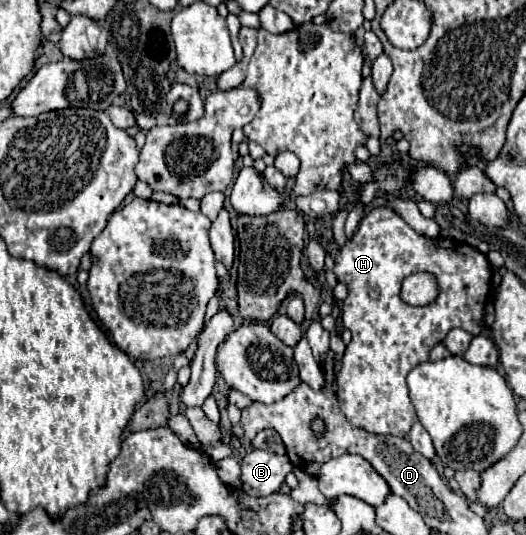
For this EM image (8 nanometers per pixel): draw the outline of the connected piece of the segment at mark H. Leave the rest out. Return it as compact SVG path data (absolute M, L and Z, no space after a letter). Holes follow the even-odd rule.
M373 208L361 222L359 228L349 240L339 256L335 258L335 274L339 282L347 286L347 298L341 306L341 324L351 330L351 342L345 348L341 372L337 376L339 390L337 400L341 412L349 420L351 426L363 428L371 434L391 434L405 438L417 422L417 414L413 410L409 392L407 392L407 374L417 364L429 360L429 352L435 344L443 342L449 330L463 328L465 332L477 336L483 330L483 308L491 286L493 268L483 252L473 246L465 246L465 242L457 242L453 238L427 238L417 234L397 212L391 208ZM415 272L429 272L435 276L439 292L437 298L429 306L409 306L401 300L401 282L405 276Z

